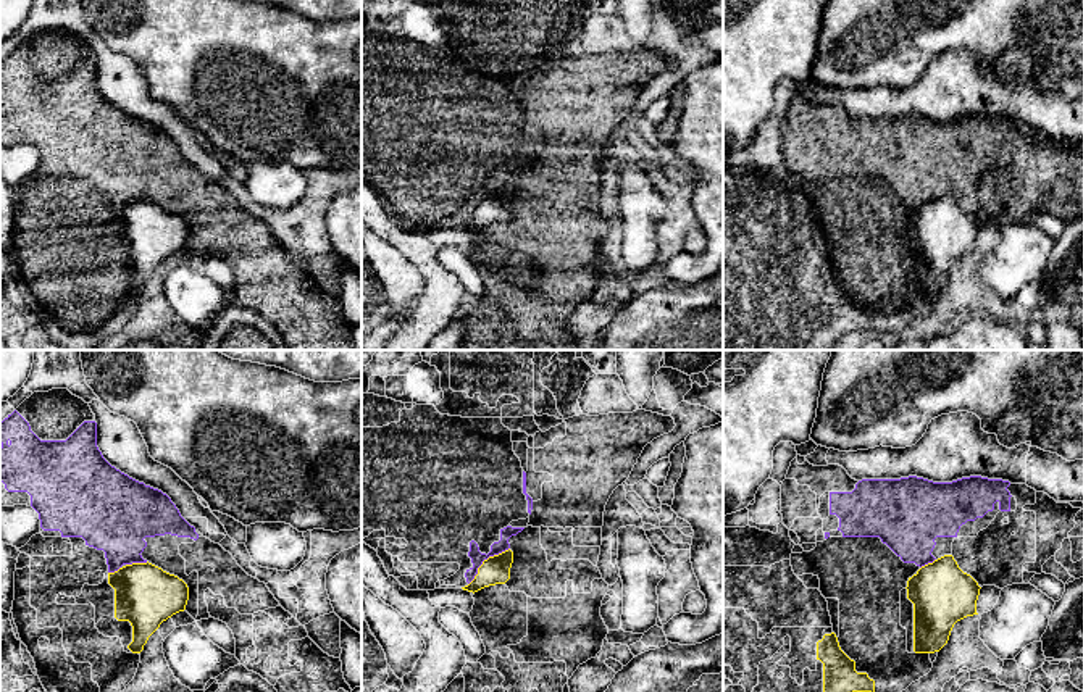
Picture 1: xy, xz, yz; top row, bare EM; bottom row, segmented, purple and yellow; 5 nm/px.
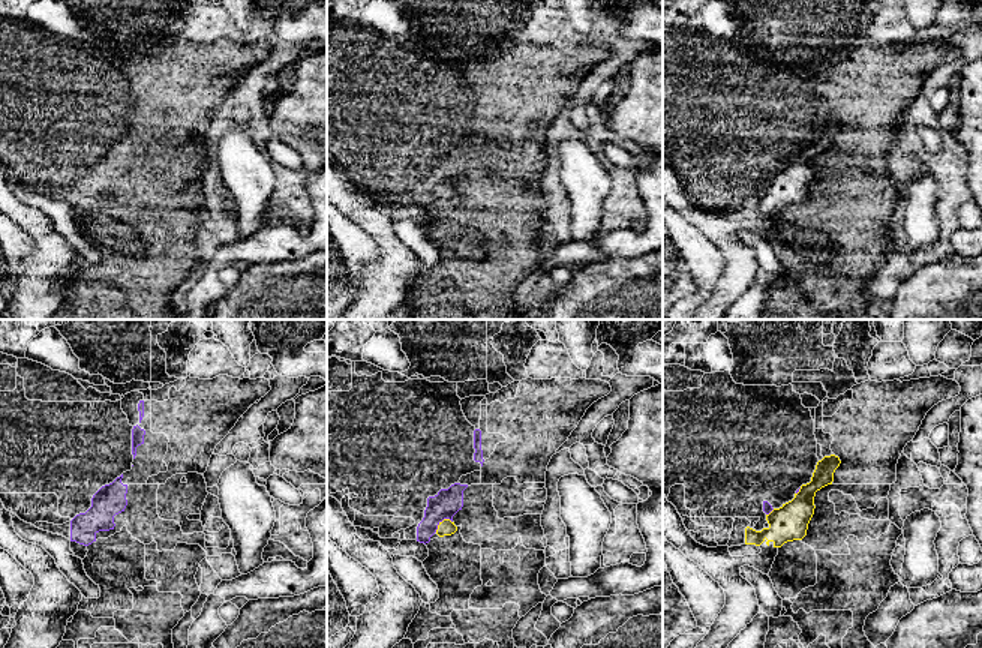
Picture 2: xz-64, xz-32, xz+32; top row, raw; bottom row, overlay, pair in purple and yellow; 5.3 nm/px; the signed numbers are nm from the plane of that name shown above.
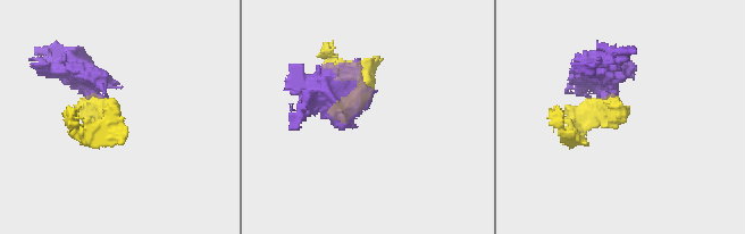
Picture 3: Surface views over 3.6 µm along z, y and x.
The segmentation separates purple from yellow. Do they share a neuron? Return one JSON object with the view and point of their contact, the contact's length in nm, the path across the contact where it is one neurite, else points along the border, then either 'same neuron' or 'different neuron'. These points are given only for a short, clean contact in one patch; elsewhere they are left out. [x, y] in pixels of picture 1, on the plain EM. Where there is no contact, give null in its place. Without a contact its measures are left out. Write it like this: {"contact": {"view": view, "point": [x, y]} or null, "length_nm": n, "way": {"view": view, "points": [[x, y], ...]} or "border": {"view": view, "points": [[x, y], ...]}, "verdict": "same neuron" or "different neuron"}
{"contact": {"view": "xz", "point": [485, 197]}, "length_nm": 280, "border": {"view": "xz", "points": [[509, 186], [489, 194], [468, 223]]}, "verdict": "different neuron"}

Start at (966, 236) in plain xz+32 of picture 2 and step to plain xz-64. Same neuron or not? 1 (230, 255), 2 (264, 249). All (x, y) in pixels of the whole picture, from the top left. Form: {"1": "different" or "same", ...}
{"1": "same", "2": "same"}

